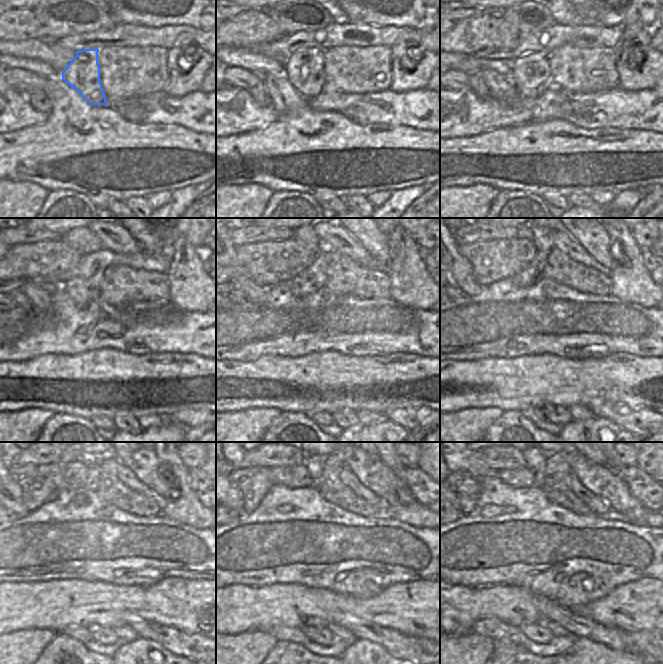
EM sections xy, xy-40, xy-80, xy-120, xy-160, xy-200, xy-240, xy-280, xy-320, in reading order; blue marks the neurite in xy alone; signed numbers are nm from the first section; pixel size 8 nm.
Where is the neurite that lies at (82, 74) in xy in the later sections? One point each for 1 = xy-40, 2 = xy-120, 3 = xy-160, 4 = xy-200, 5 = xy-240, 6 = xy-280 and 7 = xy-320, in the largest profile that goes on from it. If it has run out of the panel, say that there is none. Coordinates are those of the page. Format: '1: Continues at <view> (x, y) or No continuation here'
1: Continues at xy-40 (304, 69)
2: Continues at xy-120 (82, 290)
3: Continues at xy-160 (308, 281)
4: Continues at xy-200 (529, 276)
5: Continues at xy-240 (93, 478)
6: Continues at xy-280 (314, 464)
7: Continues at xy-320 (536, 462)

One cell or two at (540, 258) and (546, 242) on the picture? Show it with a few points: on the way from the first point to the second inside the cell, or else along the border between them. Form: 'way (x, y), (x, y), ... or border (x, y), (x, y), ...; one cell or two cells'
way (541, 254), (543, 246); one cell

